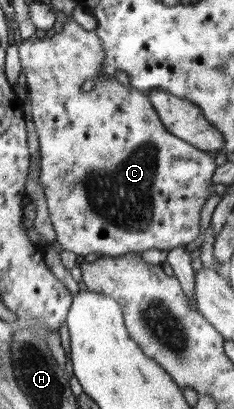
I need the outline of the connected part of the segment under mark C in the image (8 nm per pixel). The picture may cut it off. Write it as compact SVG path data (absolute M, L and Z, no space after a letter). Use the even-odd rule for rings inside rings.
M73 18L64 24L60 33L55 33L51 38L31 36L31 39L23 40L18 47L19 61L21 69L25 71L27 78L27 100L31 105L31 117L37 137L39 137L39 147L41 151L41 176L39 183L43 185L46 202L49 210L49 217L56 231L56 240L65 251L73 251L75 255L85 256L88 253L107 256L123 256L124 254L140 253L148 249L159 249L171 251L179 245L187 245L195 241L201 235L201 209L205 201L213 194L211 181L214 177L216 165L214 154L197 149L189 142L183 141L180 137L175 137L161 123L151 100L144 92L133 88L131 85L120 85L116 79L108 79L103 74L103 59L105 58L105 48L103 42L97 36L95 30L87 31L81 27ZM85 81L94 82L93 90L83 89Z

